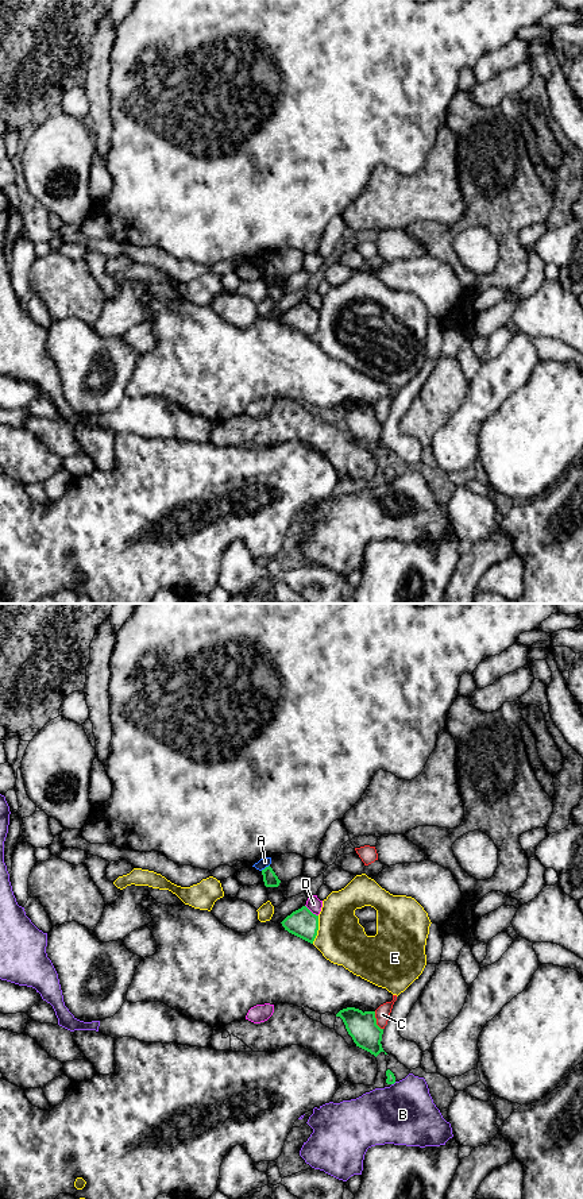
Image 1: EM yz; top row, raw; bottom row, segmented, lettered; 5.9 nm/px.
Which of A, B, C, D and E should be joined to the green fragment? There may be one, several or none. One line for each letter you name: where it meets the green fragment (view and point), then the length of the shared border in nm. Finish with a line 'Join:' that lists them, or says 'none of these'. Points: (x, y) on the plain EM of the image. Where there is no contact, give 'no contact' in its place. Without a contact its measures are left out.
Join: none of these

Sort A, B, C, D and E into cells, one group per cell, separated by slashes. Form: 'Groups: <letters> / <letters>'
Groups: A / B / C / D / E

